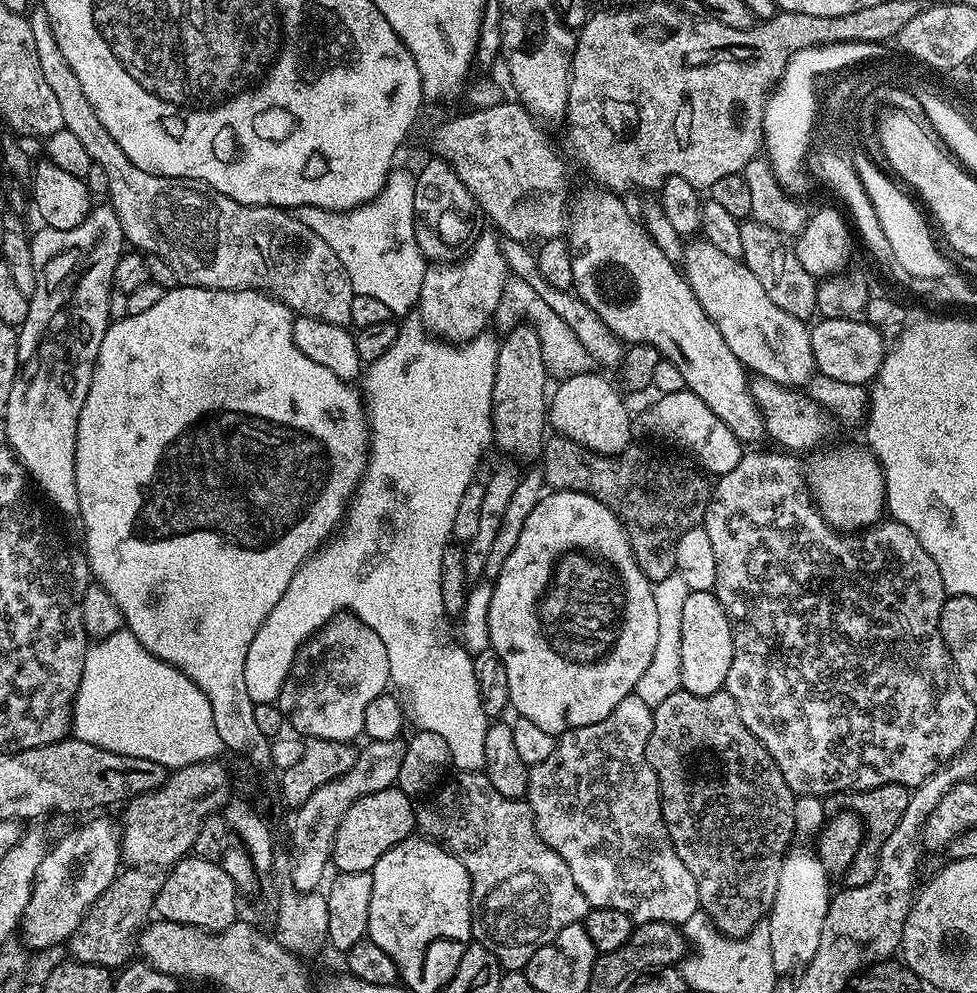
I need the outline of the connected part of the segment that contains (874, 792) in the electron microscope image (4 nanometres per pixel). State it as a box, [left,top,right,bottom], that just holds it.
[826,784,909,888]

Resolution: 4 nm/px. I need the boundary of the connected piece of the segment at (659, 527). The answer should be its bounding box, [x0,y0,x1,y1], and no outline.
[542,434,712,584]

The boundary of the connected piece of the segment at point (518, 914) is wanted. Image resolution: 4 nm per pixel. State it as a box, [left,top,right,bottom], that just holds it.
[416,771,590,969]

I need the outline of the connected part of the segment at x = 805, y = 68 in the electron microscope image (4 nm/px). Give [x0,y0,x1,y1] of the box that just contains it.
[763,43,881,140]

